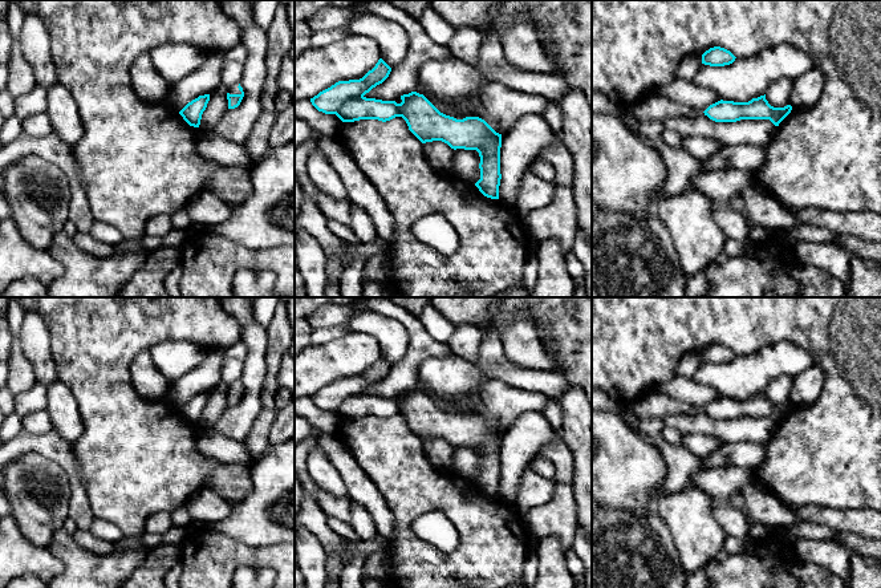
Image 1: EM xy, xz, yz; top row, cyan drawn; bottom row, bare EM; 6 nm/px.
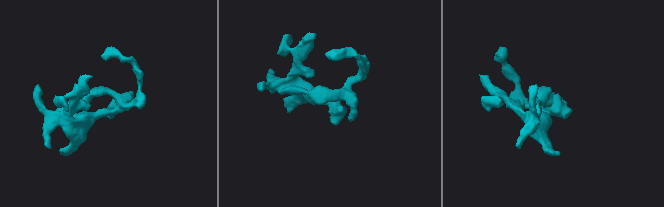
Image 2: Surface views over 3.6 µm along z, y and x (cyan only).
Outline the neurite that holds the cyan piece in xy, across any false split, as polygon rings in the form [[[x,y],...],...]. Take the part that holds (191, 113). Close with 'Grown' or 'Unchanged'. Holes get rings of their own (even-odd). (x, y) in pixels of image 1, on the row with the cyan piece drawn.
[[[210,94],[199,96],[198,98],[188,102],[179,114],[183,117],[183,119],[194,127],[199,127],[202,114],[207,108],[207,104],[210,101]]]. Unchanged

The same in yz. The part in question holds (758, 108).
[[[766,94],[748,102],[718,101],[703,113],[715,122],[736,122],[740,119],[770,119],[775,126],[791,113],[792,106],[774,108],[766,100]]]. Unchanged

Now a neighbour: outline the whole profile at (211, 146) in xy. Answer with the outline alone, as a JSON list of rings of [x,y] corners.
[[[202,130],[198,139],[198,151],[202,158],[224,167],[251,167],[252,159],[244,145],[230,142],[214,130]]]

